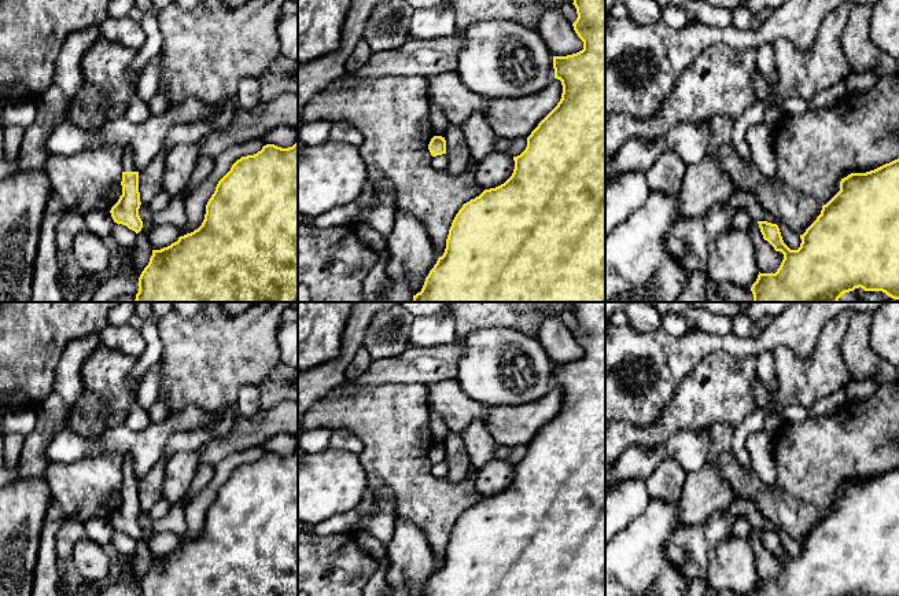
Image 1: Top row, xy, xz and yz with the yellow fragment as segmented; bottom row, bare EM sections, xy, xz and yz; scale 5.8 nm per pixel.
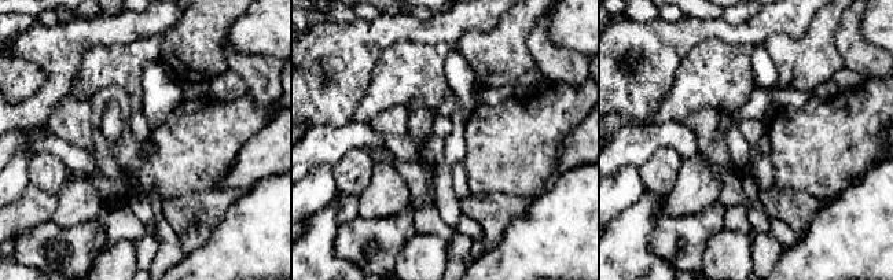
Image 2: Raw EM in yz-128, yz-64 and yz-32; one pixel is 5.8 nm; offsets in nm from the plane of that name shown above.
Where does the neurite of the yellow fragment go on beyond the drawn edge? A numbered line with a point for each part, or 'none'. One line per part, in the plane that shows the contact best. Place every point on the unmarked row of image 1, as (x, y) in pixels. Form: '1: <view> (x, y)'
1: xy (128, 464)

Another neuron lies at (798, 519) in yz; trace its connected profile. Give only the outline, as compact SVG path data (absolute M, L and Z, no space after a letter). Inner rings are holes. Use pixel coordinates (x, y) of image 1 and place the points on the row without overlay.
M712 423L705 430L710 438L707 463L714 464L734 493L752 503L778 530L803 542L821 522L822 512L786 494L778 485L767 486L754 470L741 467L732 450L733 426Z

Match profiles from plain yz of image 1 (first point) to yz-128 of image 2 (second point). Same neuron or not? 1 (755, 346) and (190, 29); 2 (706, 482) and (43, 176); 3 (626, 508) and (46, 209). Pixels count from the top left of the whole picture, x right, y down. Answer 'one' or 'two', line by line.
1: two
2: two
3: two

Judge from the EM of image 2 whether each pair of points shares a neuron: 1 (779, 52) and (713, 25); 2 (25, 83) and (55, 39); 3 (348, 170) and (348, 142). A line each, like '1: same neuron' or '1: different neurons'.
1: different neurons
2: different neurons
3: different neurons

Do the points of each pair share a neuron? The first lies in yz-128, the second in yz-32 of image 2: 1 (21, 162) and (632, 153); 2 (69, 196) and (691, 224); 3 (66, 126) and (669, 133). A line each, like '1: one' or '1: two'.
1: two
2: two
3: two

